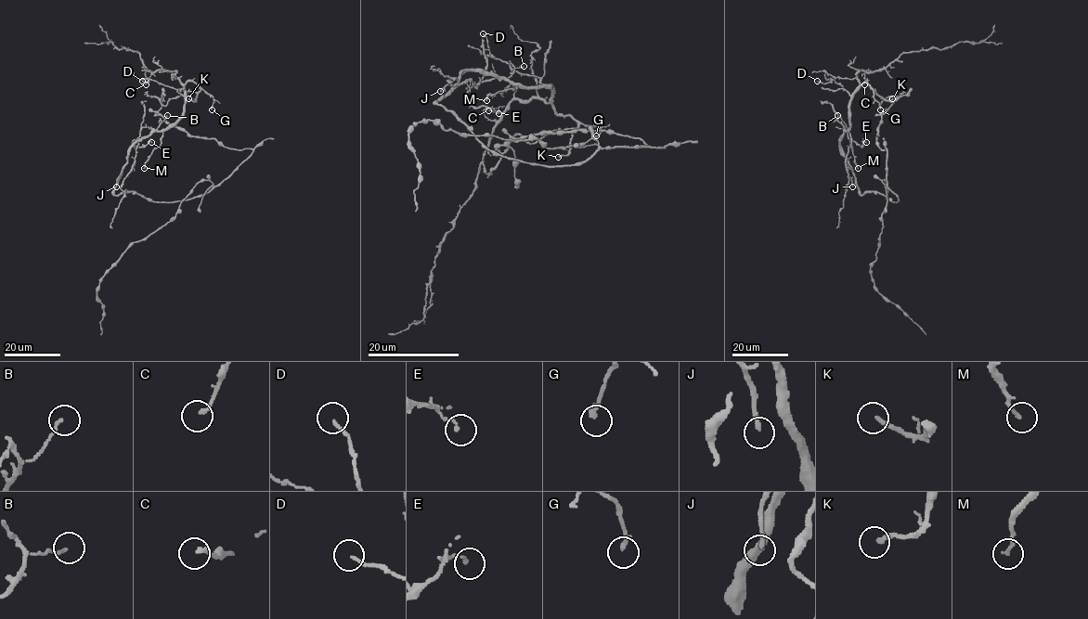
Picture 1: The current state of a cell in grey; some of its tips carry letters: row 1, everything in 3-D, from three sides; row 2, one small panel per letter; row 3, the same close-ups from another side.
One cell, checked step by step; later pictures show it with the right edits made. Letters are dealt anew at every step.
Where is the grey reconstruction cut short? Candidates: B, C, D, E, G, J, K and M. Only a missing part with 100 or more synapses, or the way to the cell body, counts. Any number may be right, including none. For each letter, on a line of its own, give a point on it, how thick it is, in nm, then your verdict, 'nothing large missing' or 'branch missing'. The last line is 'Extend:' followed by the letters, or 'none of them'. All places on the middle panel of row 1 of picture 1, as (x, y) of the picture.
B: at (524, 66); 130 nm thick; nothing large missing
C: at (488, 110); 170 nm thick; nothing large missing
D: at (483, 33); 140 nm thick; nothing large missing
E: at (498, 113); 120 nm thick; nothing large missing
G: at (596, 135); 200 nm thick; nothing large missing
J: at (440, 91); 120 nm thick; branch missing
K: at (558, 157); 200 nm thick; nothing large missing
M: at (486, 100); 170 nm thick; nothing large missing
Extend: J

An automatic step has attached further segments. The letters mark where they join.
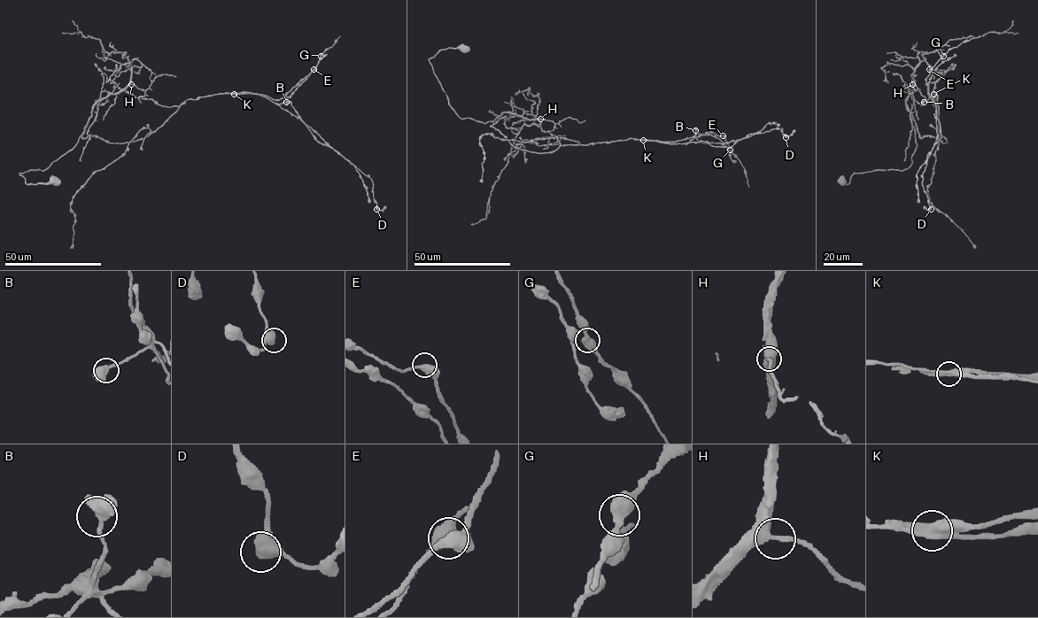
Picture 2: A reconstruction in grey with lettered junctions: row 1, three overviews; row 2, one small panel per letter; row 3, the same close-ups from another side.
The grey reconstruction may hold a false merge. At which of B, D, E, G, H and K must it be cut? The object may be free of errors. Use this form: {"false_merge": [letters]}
{"false_merge": ["K"]}

